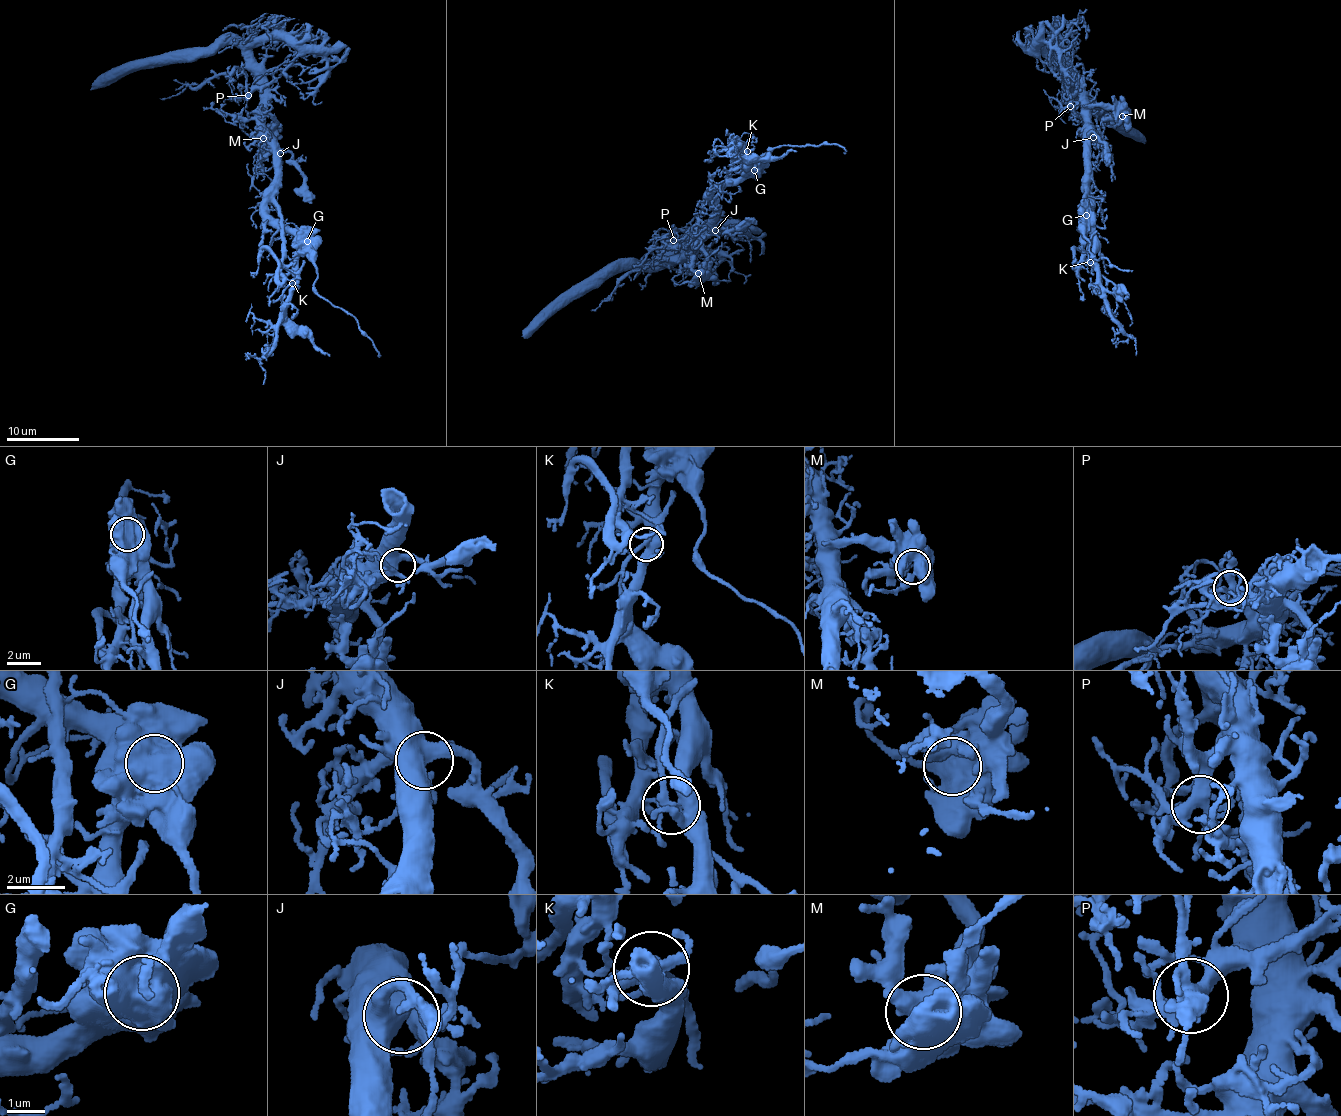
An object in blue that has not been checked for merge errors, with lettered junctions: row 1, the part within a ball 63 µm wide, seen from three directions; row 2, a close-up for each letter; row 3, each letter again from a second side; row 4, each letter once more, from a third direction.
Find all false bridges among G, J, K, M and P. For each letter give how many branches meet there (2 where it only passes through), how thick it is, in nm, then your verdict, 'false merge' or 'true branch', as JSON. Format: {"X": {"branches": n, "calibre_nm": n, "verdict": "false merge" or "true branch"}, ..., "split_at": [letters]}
{"G": {"branches": 1, "calibre_nm": 1350, "verdict": "false merge"}, "J": {"branches": 2, "calibre_nm": 550, "verdict": "true branch"}, "K": {"branches": 5, "calibre_nm": 360, "verdict": "false merge"}, "M": {"branches": 3, "calibre_nm": 600, "verdict": "true branch"}, "P": {"branches": 6, "calibre_nm": 400, "verdict": "true branch"}, "split_at": ["G", "K"]}

